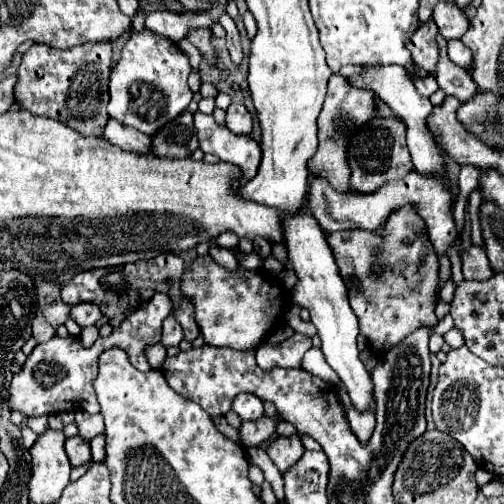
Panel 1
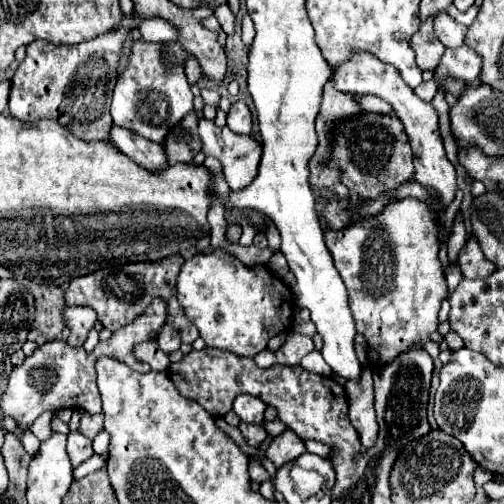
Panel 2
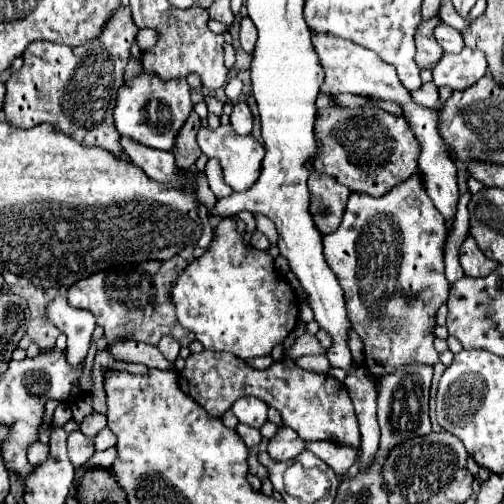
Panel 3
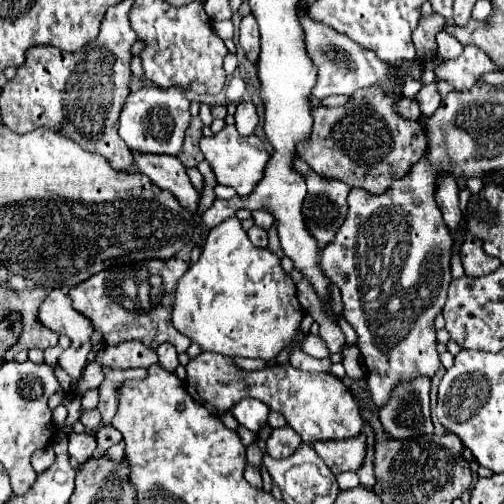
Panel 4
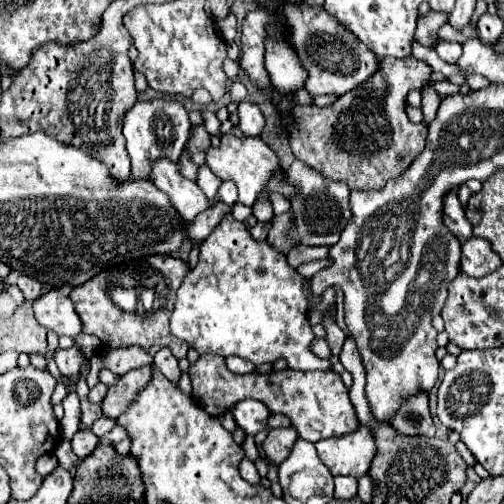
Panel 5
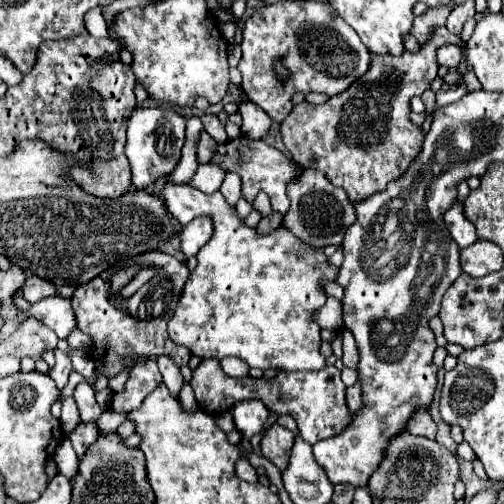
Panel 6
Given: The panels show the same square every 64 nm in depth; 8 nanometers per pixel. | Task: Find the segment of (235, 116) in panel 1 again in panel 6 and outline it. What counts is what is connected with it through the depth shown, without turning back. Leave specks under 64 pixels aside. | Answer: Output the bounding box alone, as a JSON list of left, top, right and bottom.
[238,102,272,140]

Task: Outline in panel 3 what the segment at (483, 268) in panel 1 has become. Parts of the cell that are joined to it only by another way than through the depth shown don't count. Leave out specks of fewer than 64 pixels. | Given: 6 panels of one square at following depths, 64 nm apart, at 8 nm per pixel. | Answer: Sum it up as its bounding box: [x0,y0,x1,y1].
[460,236,498,278]

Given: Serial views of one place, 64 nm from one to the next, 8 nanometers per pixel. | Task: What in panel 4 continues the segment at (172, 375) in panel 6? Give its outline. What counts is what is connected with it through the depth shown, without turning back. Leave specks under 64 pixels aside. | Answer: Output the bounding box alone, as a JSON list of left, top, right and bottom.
[156,342,178,372]

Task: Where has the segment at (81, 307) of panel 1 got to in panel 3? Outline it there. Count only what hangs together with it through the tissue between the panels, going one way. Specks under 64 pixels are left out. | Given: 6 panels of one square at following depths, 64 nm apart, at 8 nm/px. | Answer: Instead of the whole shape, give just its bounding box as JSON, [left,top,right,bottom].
[46,296,96,366]

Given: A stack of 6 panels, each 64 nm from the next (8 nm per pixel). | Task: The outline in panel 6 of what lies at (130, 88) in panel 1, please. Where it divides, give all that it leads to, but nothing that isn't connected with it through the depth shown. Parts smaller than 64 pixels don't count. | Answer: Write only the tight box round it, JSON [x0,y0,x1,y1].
[126,106,186,188]

